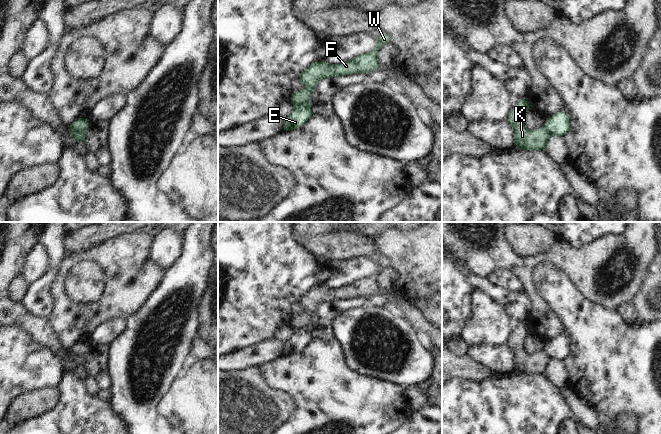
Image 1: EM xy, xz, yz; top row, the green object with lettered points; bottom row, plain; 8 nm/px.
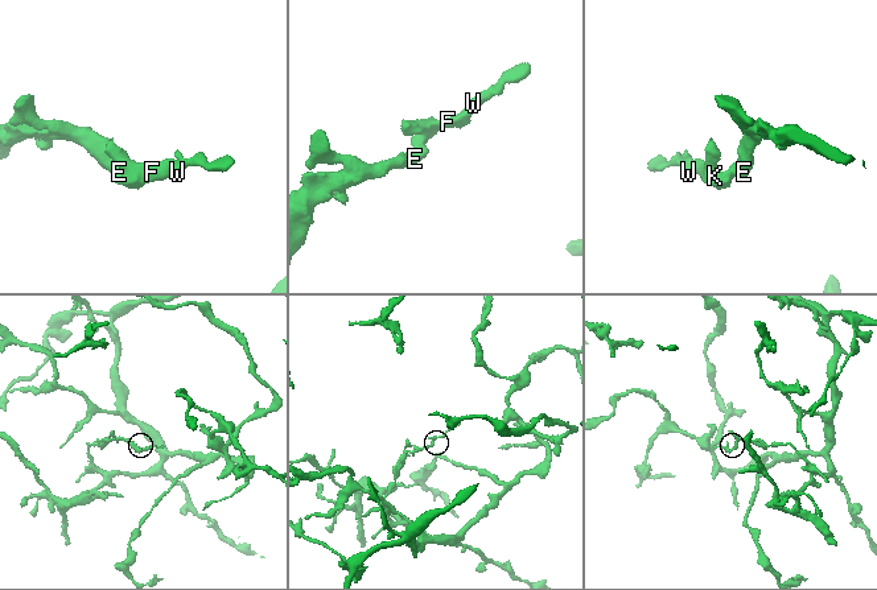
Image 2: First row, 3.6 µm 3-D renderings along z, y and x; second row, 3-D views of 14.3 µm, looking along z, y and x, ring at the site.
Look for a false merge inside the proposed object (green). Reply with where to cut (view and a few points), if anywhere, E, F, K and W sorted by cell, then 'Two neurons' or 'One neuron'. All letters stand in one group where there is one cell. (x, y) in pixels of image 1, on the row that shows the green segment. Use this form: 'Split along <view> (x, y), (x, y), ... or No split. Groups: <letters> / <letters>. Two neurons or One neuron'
Split along xy (70, 126), (84, 132). Groups: E / F K W. Two neurons

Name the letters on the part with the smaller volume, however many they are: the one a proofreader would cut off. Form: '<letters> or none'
F, K, W

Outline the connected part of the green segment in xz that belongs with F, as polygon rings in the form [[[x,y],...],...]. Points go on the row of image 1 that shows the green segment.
[[[385,32],[376,34],[377,42],[372,52],[355,56],[351,60],[339,64],[329,64],[327,62],[312,62],[299,74],[299,79],[305,87],[302,91],[291,92],[289,101],[293,105],[309,102],[313,89],[318,81],[334,76],[347,76],[349,74],[364,73],[369,74],[378,70],[380,65],[377,61],[377,54],[382,45],[390,42],[390,36]]]

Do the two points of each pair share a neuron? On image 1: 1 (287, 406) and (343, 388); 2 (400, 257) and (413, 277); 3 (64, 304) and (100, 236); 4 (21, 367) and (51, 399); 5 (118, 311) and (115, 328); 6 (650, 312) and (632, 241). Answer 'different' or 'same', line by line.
1: different
2: same
3: different
4: different
5: different
6: different

